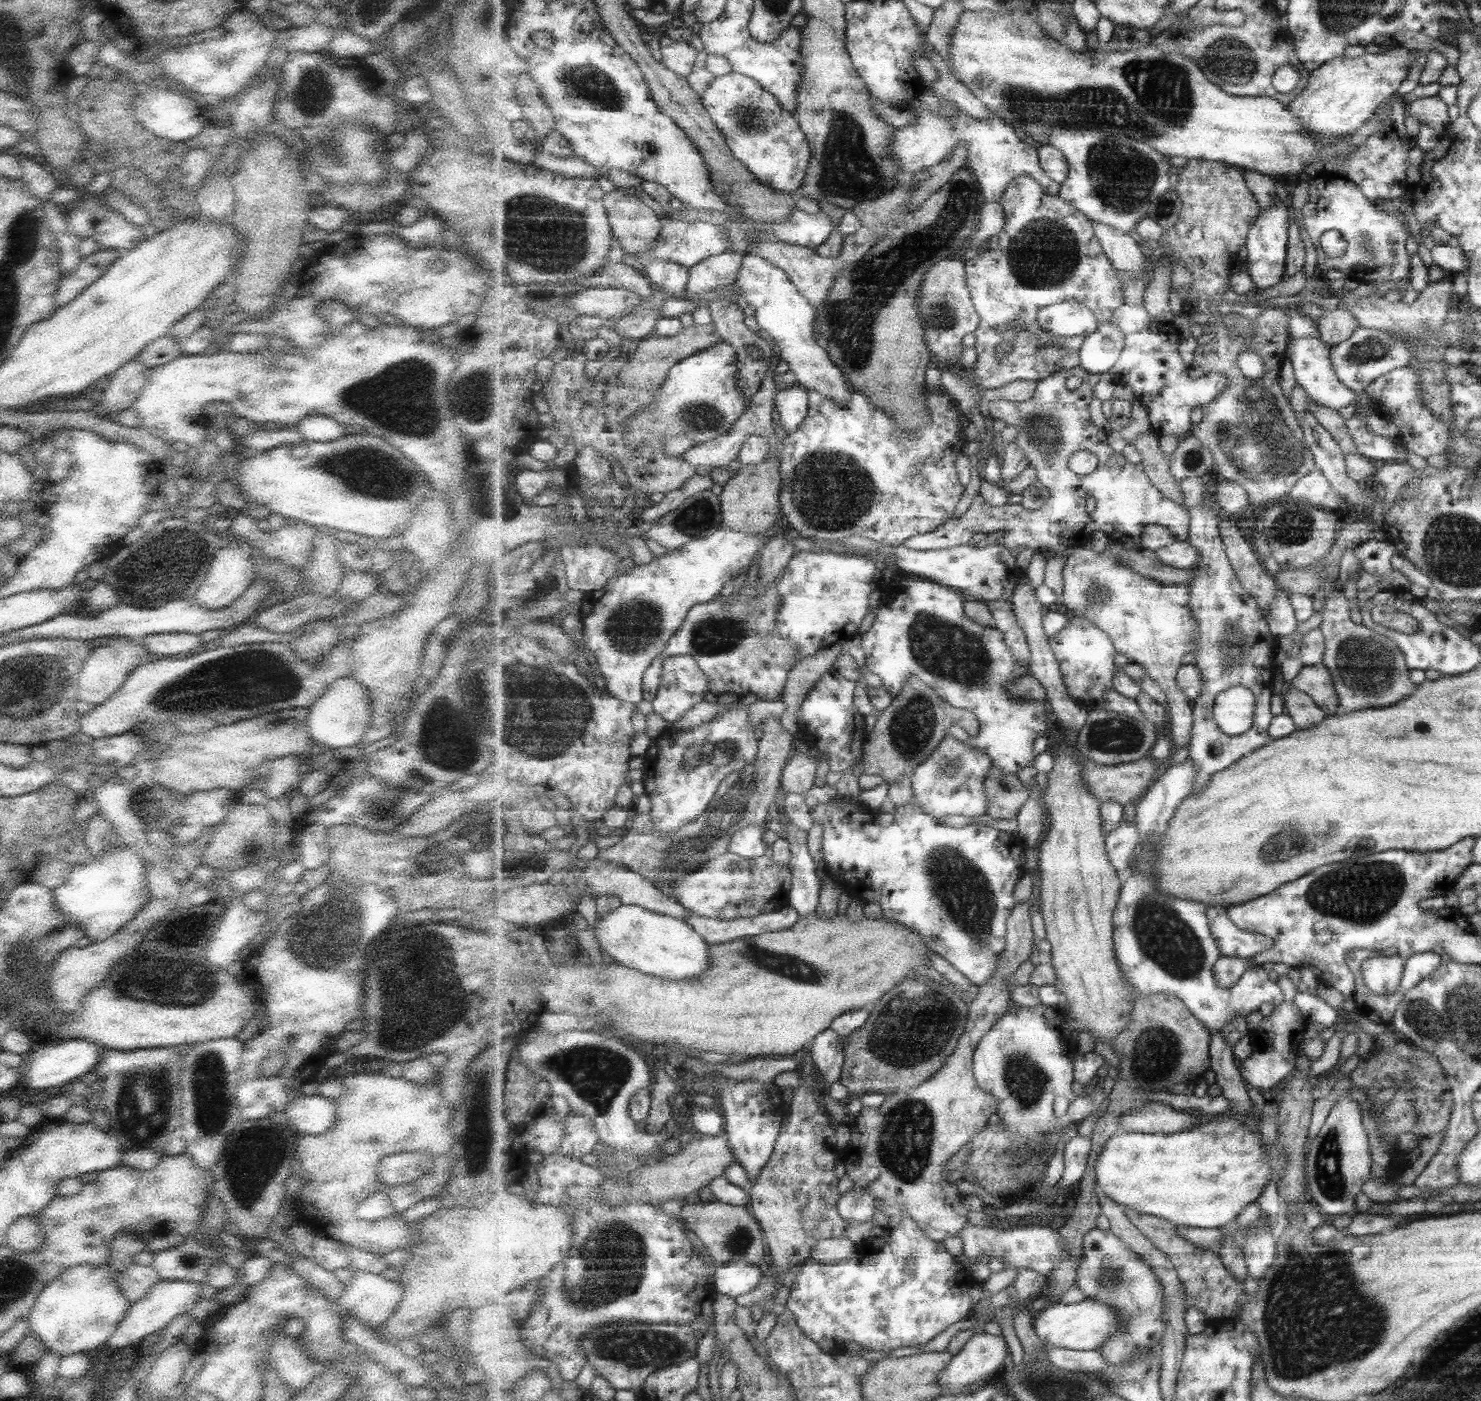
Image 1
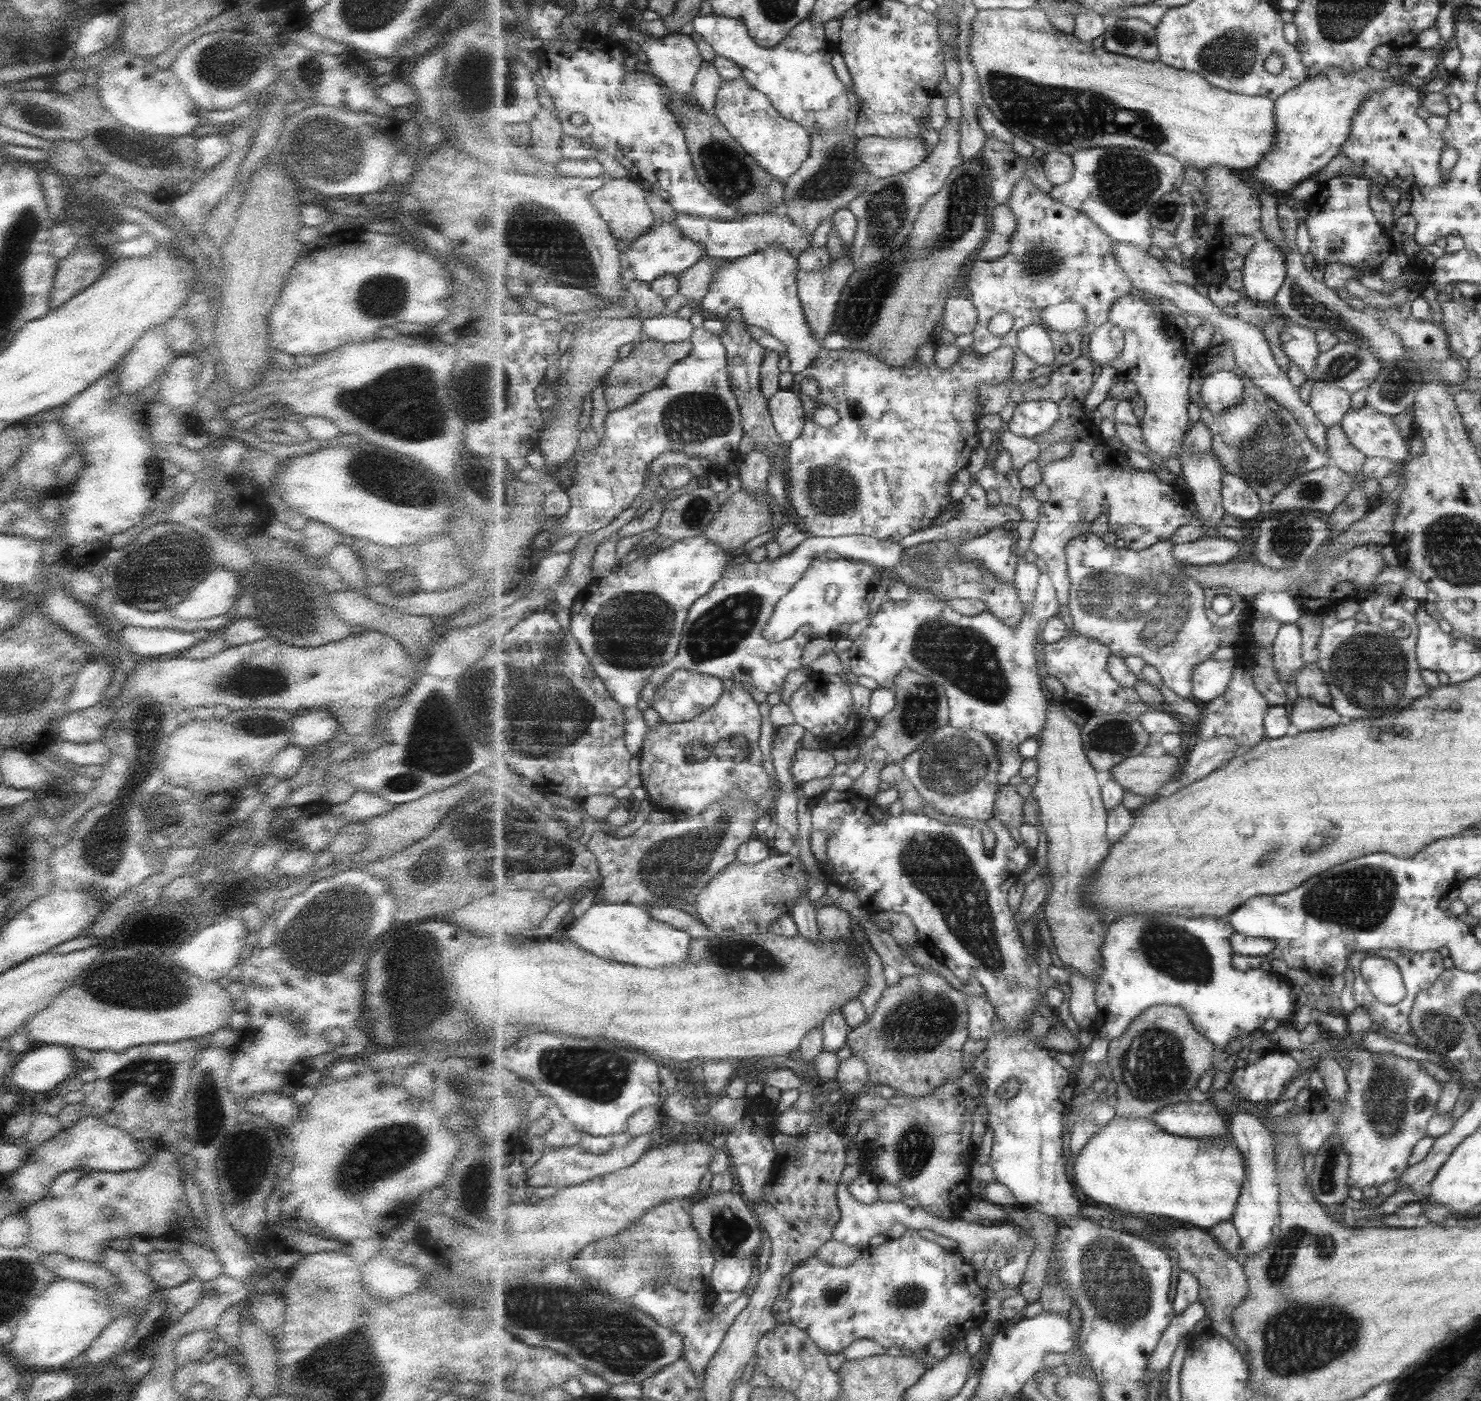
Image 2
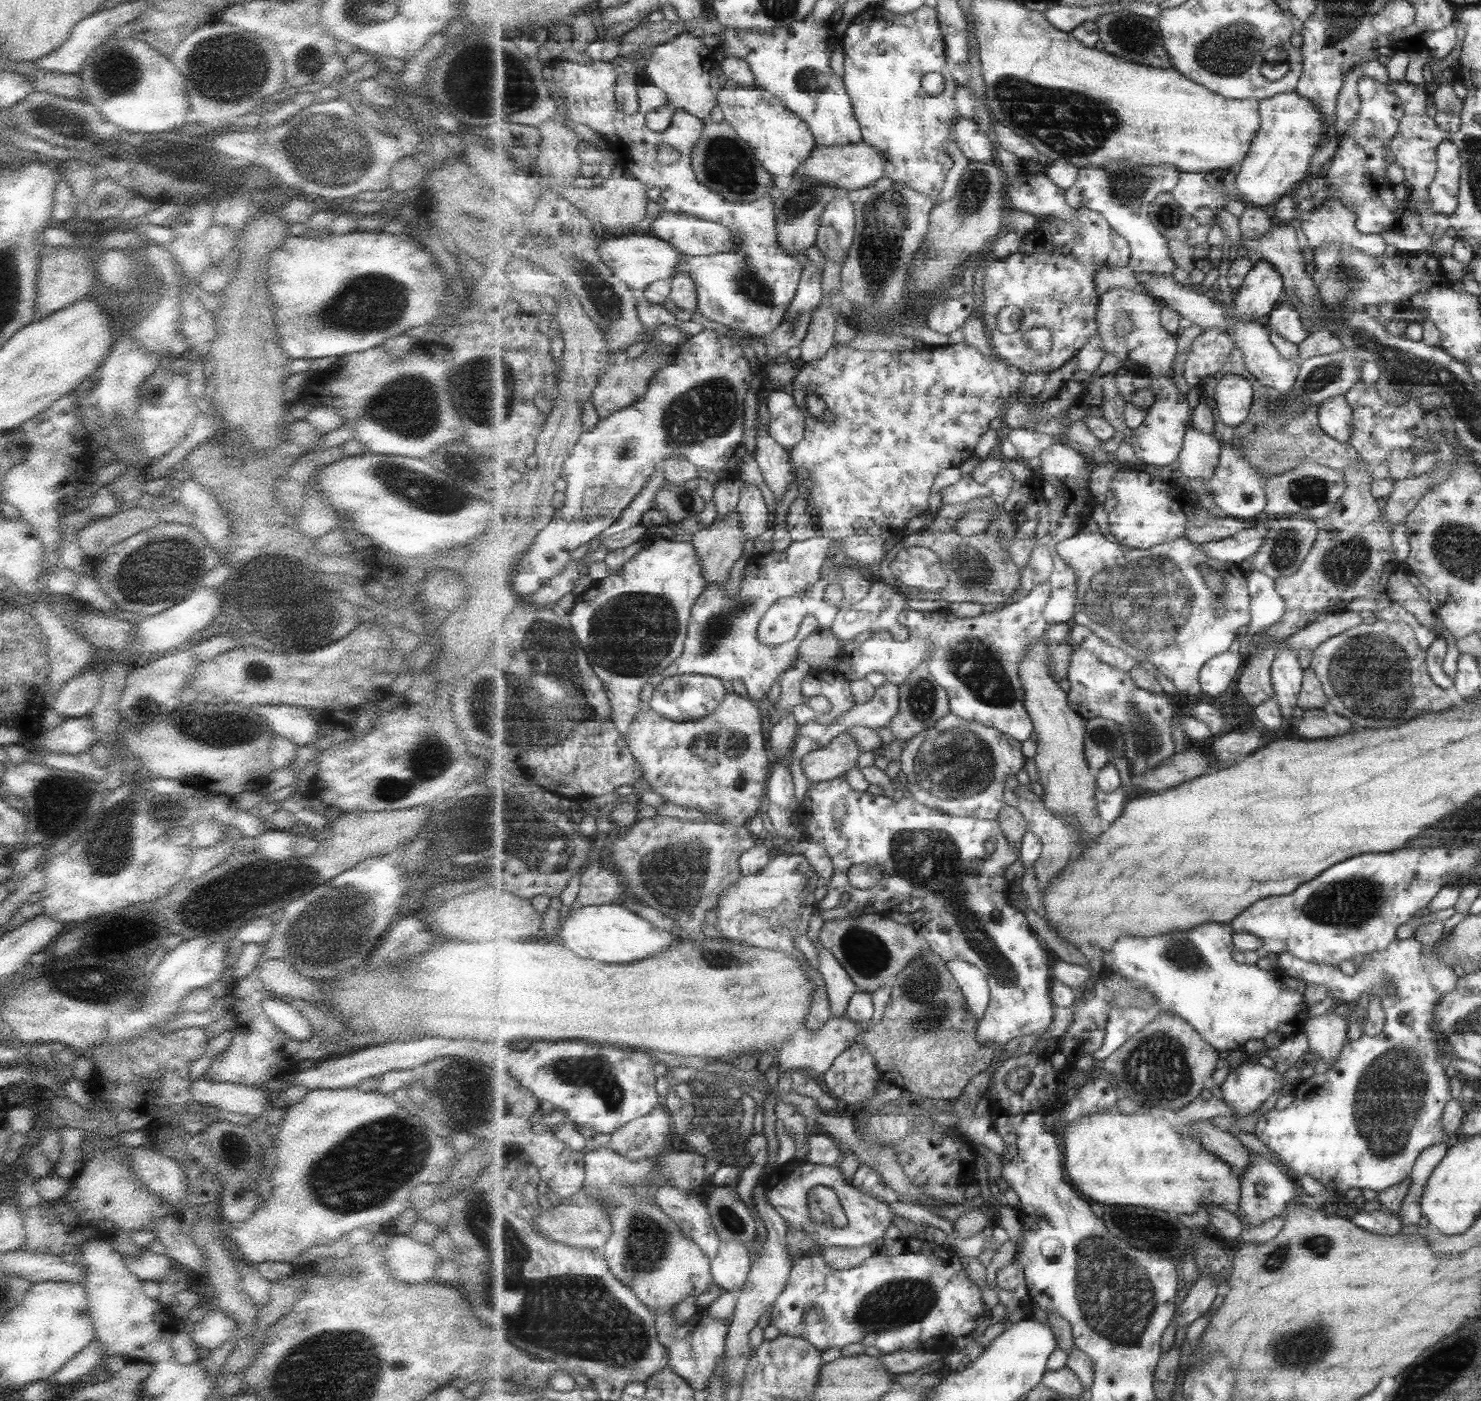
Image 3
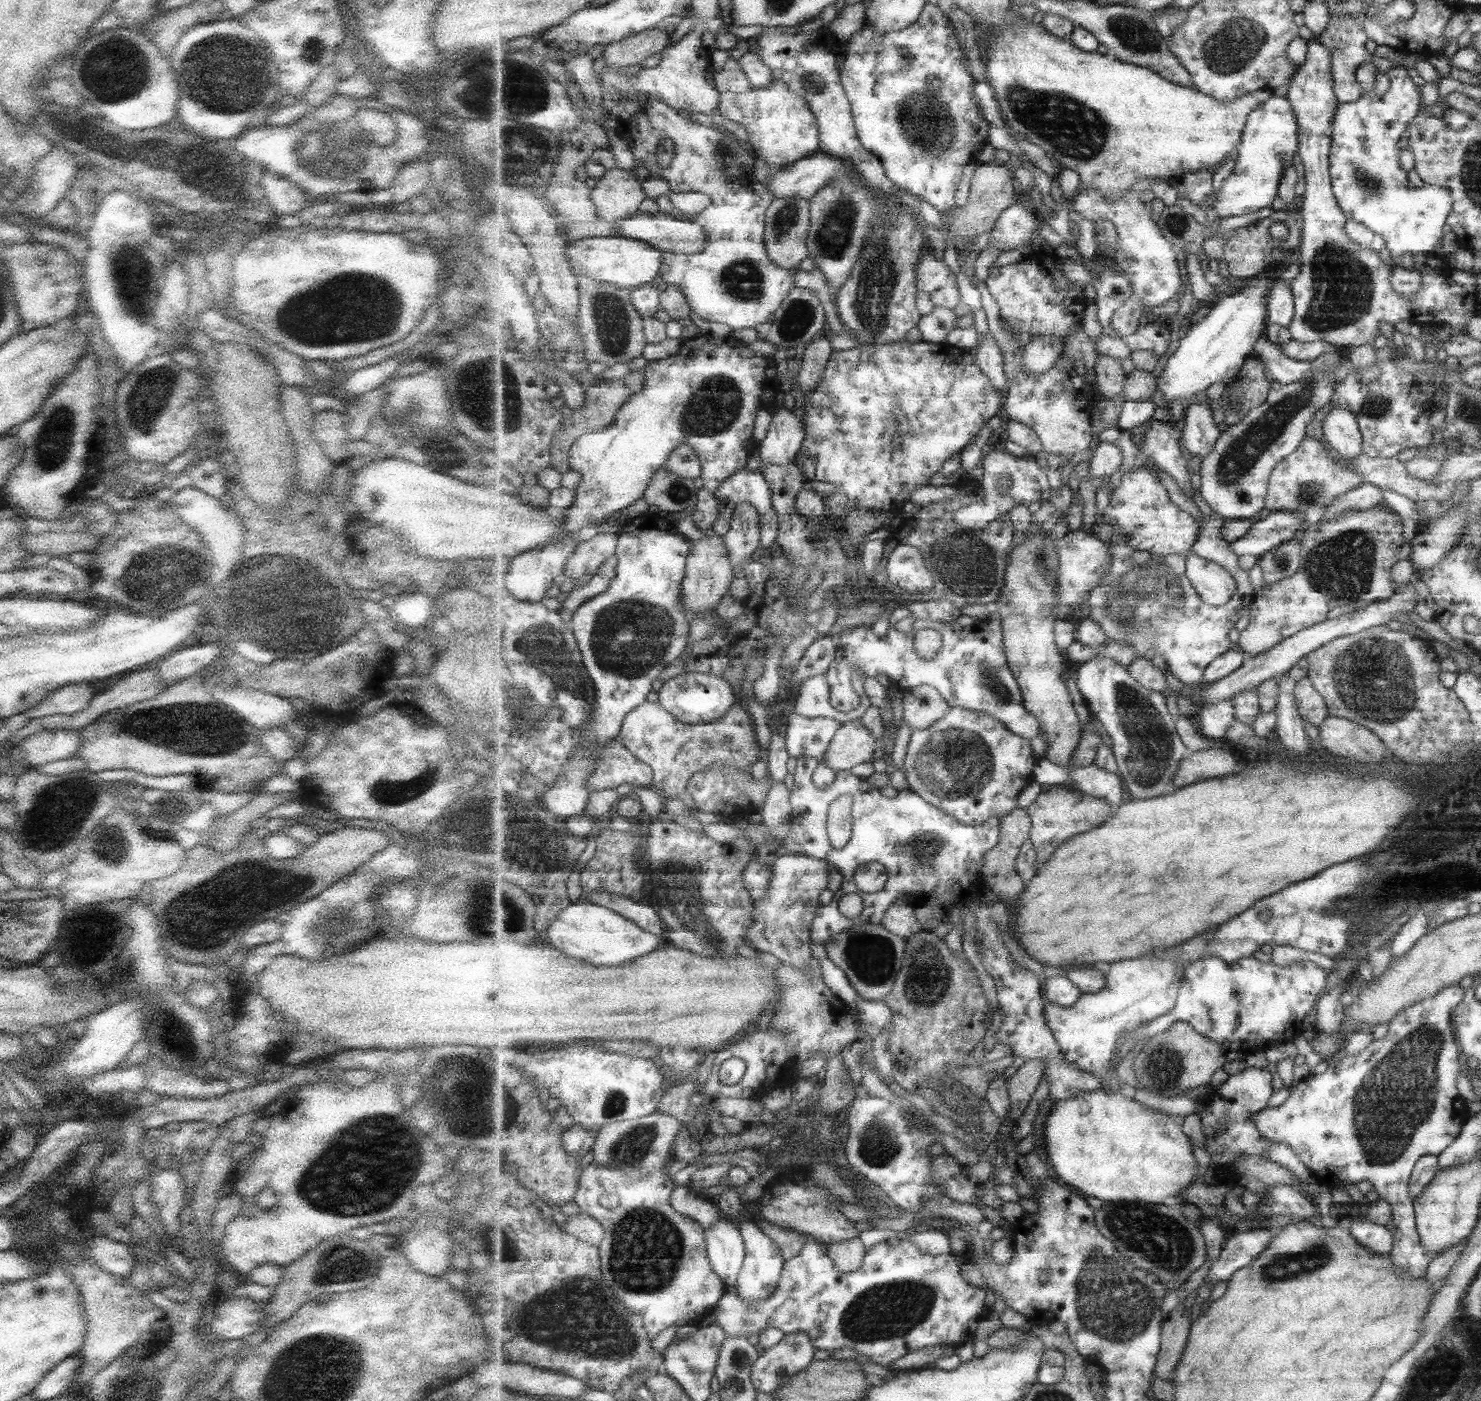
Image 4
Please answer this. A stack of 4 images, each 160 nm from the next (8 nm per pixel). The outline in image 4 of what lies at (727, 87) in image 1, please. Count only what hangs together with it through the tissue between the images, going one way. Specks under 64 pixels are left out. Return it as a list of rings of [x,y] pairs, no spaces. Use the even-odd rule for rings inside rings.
[[[773,80],[767,86],[754,88],[746,93],[729,91],[721,94],[720,107],[721,116],[741,124],[748,134],[748,141],[754,146],[758,160],[766,162],[773,173],[787,167],[791,163],[802,158],[807,158],[811,153],[820,150],[820,136],[817,119],[813,114],[807,100],[789,90],[785,82]]]

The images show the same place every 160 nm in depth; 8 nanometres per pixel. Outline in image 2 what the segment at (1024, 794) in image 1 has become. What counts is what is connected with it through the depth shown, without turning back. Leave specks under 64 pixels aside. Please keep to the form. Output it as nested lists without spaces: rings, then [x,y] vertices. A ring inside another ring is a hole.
[[[1001,784],[994,808],[994,817],[1008,827],[1019,828],[1025,820],[1025,803],[1025,798],[1017,792],[1016,786]]]

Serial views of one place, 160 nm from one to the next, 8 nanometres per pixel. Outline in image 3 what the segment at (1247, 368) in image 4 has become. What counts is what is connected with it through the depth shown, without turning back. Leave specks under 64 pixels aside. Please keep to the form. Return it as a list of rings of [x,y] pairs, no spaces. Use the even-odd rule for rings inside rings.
[[[1234,348],[1228,360],[1227,366],[1223,366],[1223,370],[1219,370],[1219,375],[1213,374],[1213,376],[1207,378],[1207,382],[1203,382],[1199,388],[1202,397],[1205,397],[1205,400],[1209,400],[1211,396],[1215,397],[1219,379],[1225,378],[1228,374],[1244,376],[1252,383],[1255,400],[1247,420],[1243,421],[1240,426],[1237,427],[1229,427],[1221,421],[1217,421],[1215,423],[1214,434],[1219,440],[1224,442],[1224,444],[1239,447],[1239,449],[1243,451],[1243,455],[1249,458],[1250,462],[1253,462],[1254,466],[1258,467],[1258,470],[1261,470],[1262,477],[1265,478],[1265,481],[1272,476],[1285,474],[1301,466],[1304,462],[1312,462],[1313,464],[1326,466],[1327,468],[1341,472],[1349,469],[1351,465],[1371,469],[1369,464],[1364,462],[1363,457],[1359,455],[1359,452],[1351,447],[1351,444],[1343,444],[1323,433],[1319,422],[1318,406],[1307,408],[1307,410],[1302,413],[1295,414],[1295,412],[1289,412],[1289,414],[1283,418],[1283,421],[1269,418],[1271,411],[1275,411],[1275,409],[1281,405],[1281,394],[1275,388],[1261,385],[1261,383],[1257,381],[1257,378],[1247,371],[1242,350]]]

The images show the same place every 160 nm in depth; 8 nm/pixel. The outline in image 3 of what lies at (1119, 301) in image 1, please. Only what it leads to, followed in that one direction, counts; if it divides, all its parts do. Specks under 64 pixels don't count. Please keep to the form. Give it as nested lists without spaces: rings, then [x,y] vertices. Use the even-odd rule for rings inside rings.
[[[1090,208],[1076,209],[1072,223],[1065,219],[1047,219],[1046,217],[1039,219],[1037,228],[1025,236],[1025,241],[1022,242],[1020,249],[1015,254],[1000,261],[991,260],[983,266],[984,301],[979,304],[982,307],[981,317],[986,322],[986,331],[990,335],[994,354],[1027,375],[1048,374],[1059,370],[1071,358],[1075,358],[1076,354],[1084,346],[1087,346],[1093,337],[1100,335],[1097,322],[1100,294],[1095,286],[1096,272],[1104,268],[1117,268],[1118,266],[1125,268],[1130,263],[1132,255],[1130,243],[1110,225],[1110,222],[1107,222],[1107,219],[1099,211]],[[1009,305],[1017,305],[1025,313],[1019,333],[1005,334],[999,330],[999,313],[1002,308]],[[1032,328],[1048,328],[1052,332],[1053,346],[1049,358],[1028,348],[1027,339],[1022,334]]]

